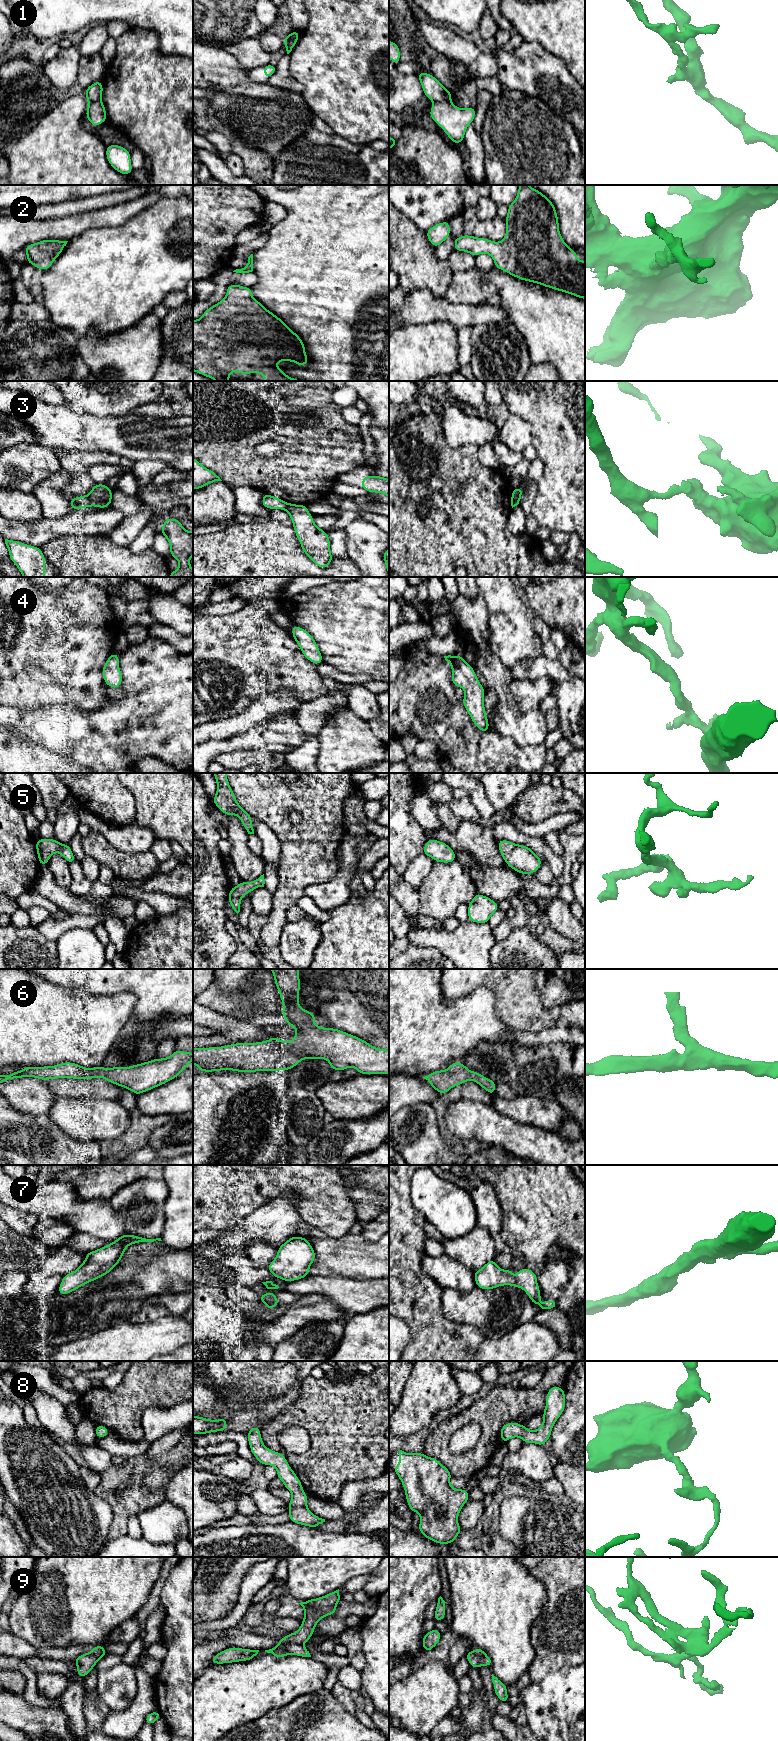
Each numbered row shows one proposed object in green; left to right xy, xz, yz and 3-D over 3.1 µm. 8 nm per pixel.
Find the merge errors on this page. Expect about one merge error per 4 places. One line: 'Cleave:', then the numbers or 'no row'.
Cleave: 1, 3, 9

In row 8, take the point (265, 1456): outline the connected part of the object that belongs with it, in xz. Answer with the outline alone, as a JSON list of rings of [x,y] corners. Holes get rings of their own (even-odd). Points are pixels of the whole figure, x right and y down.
[[[253,1426],[246,1434],[252,1454],[263,1465],[271,1465],[277,1470],[277,1477],[284,1483],[284,1487],[292,1493],[288,1504],[289,1518],[292,1523],[317,1528],[325,1522],[314,1515],[307,1507],[308,1496],[302,1488],[301,1481],[289,1466],[286,1457],[281,1452],[274,1452],[267,1448],[263,1442],[260,1428]]]

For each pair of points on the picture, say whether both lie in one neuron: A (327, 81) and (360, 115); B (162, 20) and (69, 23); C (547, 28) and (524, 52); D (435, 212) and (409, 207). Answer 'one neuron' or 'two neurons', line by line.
A: one neuron
B: one neuron
C: two neurons
D: one neuron

